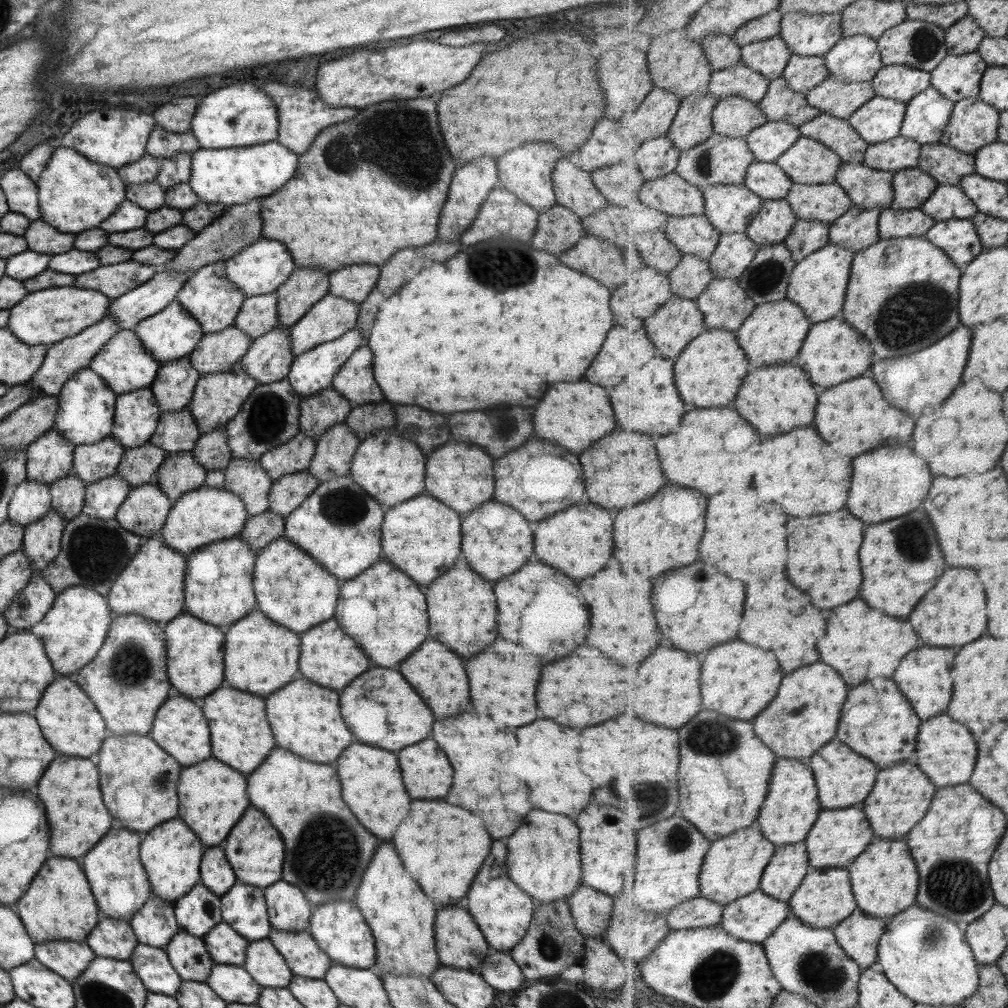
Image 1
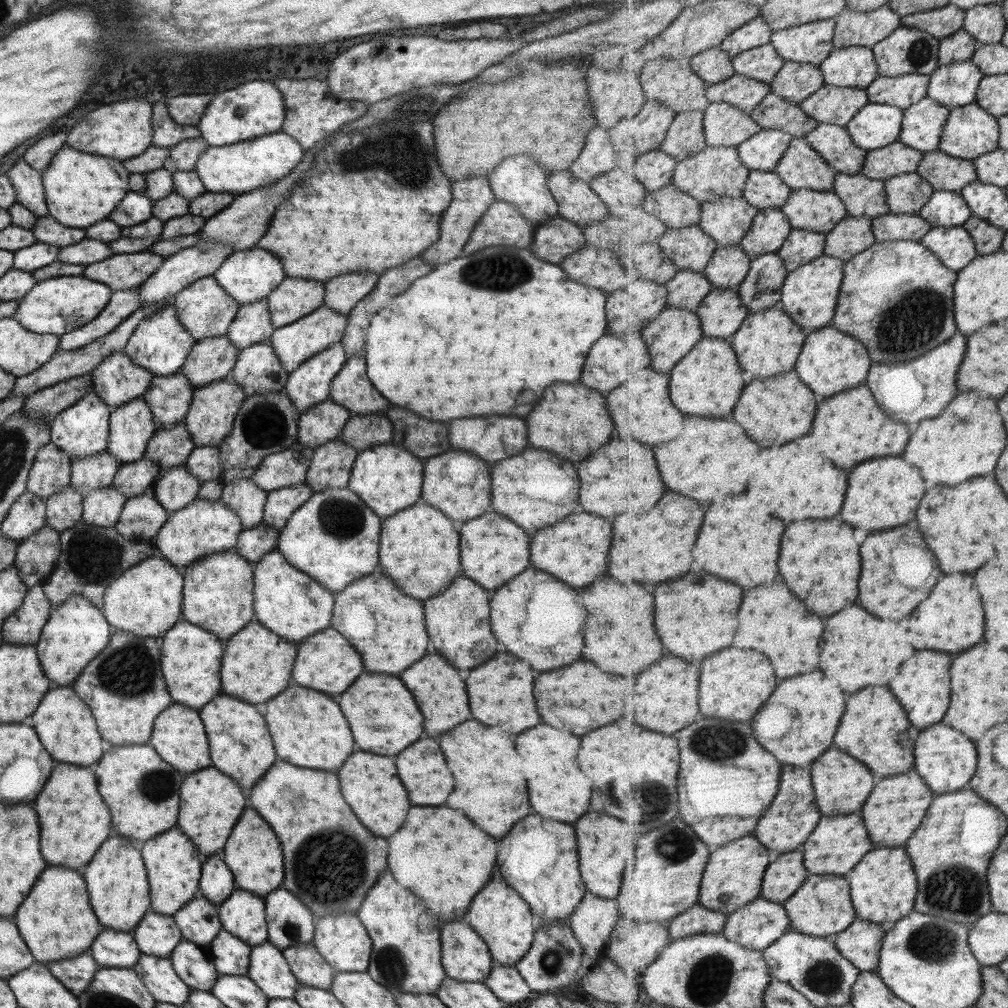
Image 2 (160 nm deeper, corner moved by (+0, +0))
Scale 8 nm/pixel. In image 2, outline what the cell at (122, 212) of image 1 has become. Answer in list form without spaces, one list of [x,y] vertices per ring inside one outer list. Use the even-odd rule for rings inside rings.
[[[128,190],[113,209],[113,214],[108,218],[120,227],[145,222],[152,217],[153,203],[154,201],[147,196]]]

